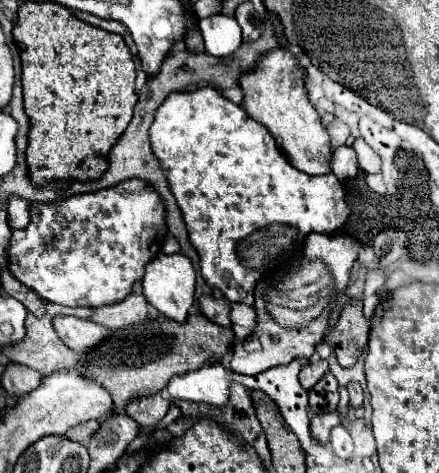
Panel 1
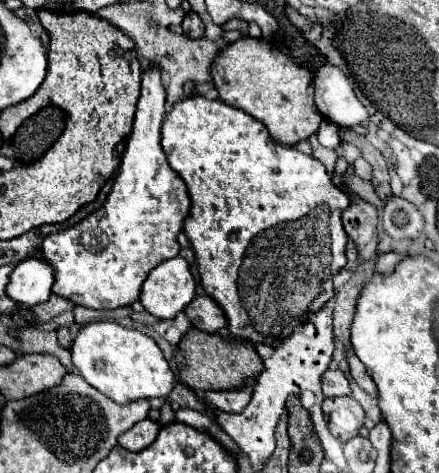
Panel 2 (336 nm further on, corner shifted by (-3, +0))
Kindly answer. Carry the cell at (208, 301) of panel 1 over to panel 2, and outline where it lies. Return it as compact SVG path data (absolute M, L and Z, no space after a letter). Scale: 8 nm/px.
M209 295L195 297L191 301L191 305L187 305L185 315L189 317L189 321L195 329L205 331L205 333L217 333L219 329L223 329L227 325L223 309Z

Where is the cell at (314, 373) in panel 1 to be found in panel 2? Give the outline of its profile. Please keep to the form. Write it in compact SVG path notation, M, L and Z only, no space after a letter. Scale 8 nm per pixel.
M325 371L323 373L323 393L325 397L341 397L341 395L351 395L351 389L349 389L349 381L347 377L343 375L343 371Z

